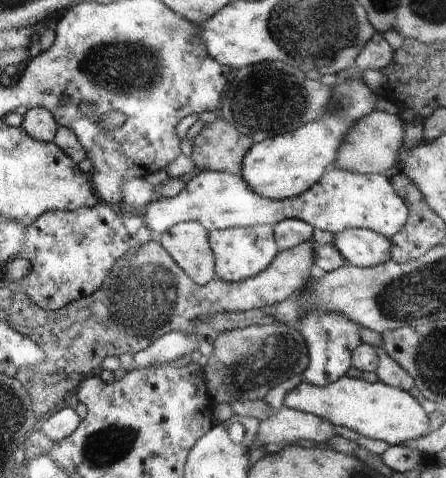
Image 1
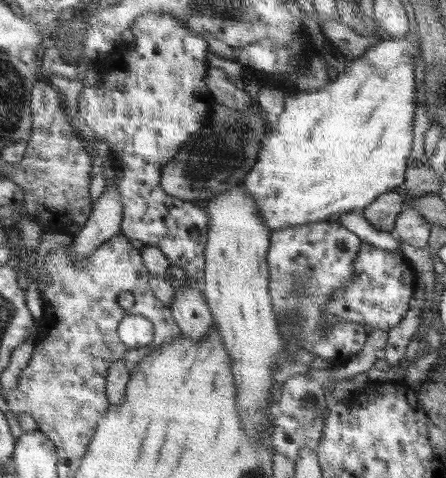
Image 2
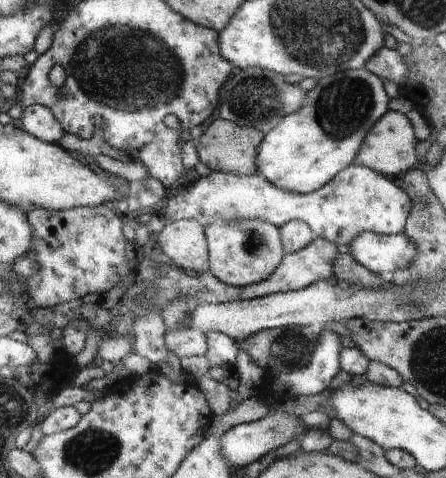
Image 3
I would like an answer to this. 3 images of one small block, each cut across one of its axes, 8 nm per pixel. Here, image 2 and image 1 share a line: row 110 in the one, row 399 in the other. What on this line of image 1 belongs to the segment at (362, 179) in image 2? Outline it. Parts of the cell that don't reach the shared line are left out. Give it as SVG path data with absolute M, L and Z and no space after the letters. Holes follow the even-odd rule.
M341 378L335 384L329 386L317 386L311 382L301 382L295 390L291 390L285 400L285 408L307 412L321 416L325 420L331 420L335 426L345 426L355 430L357 434L365 438L383 440L391 446L403 446L403 442L421 438L429 432L429 416L423 412L423 408L401 388L391 388L383 382L369 384L365 380L355 378Z

